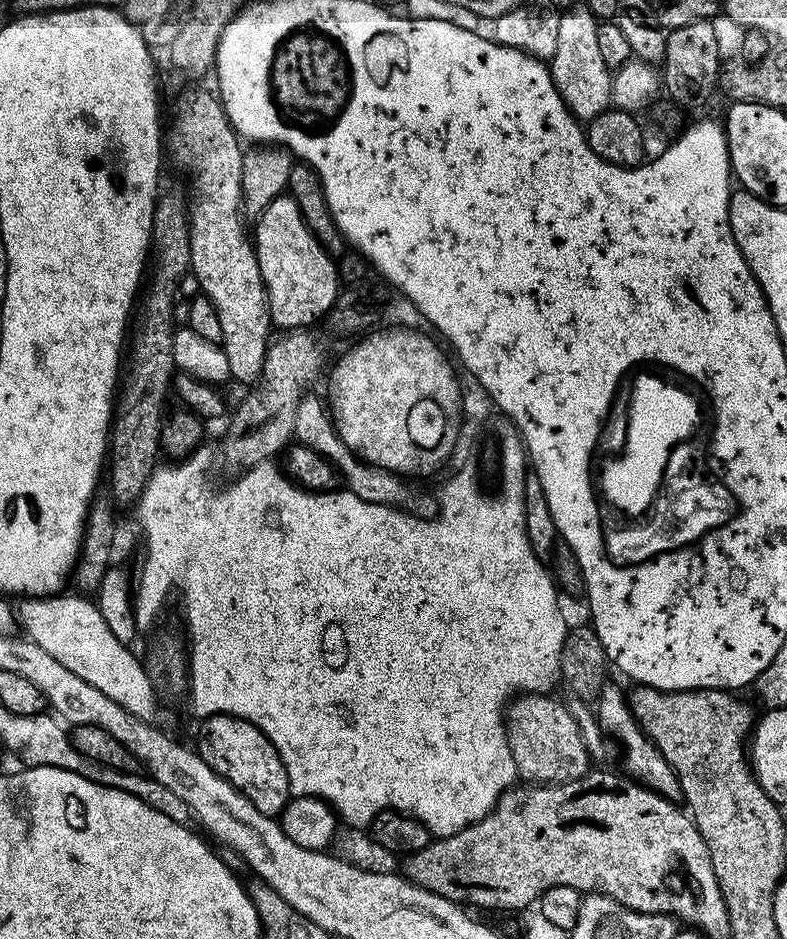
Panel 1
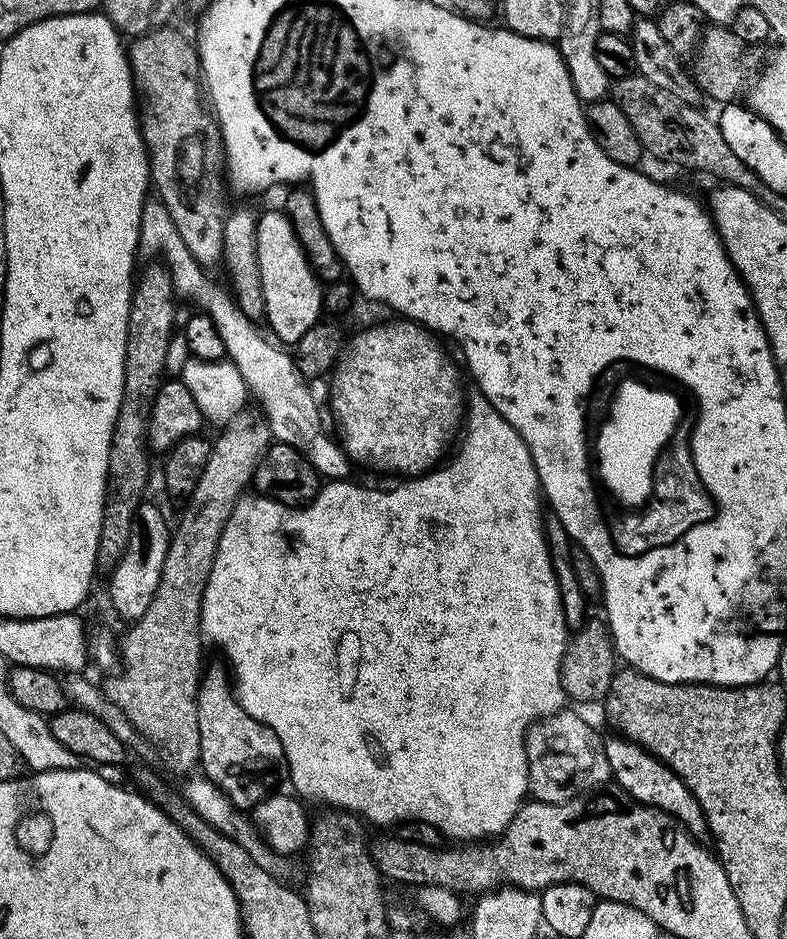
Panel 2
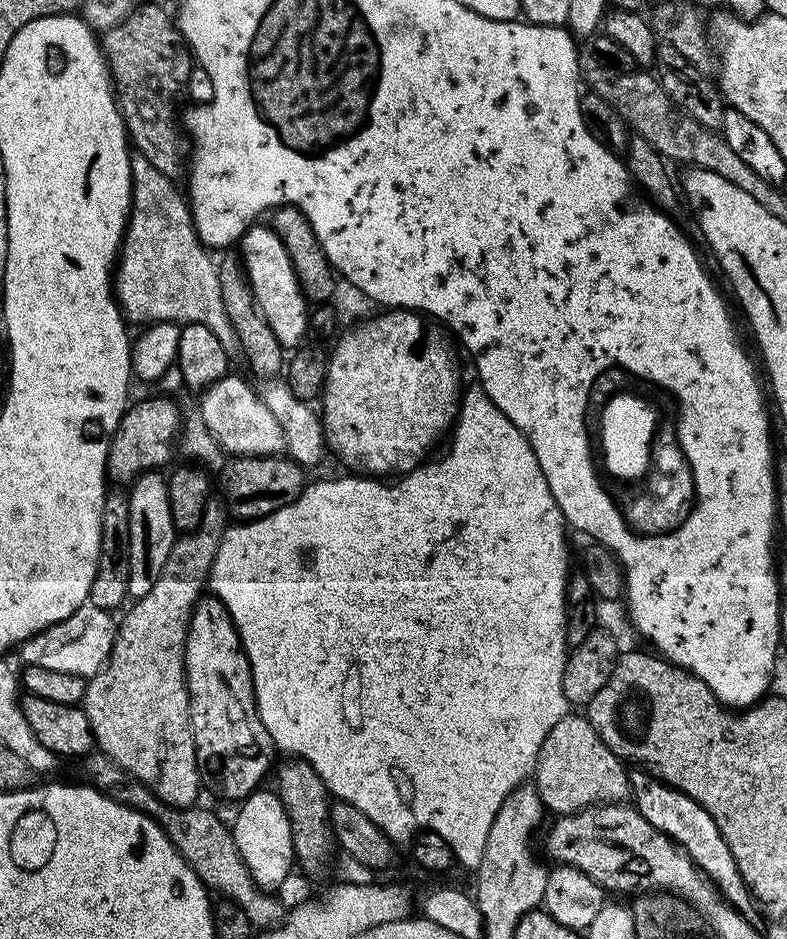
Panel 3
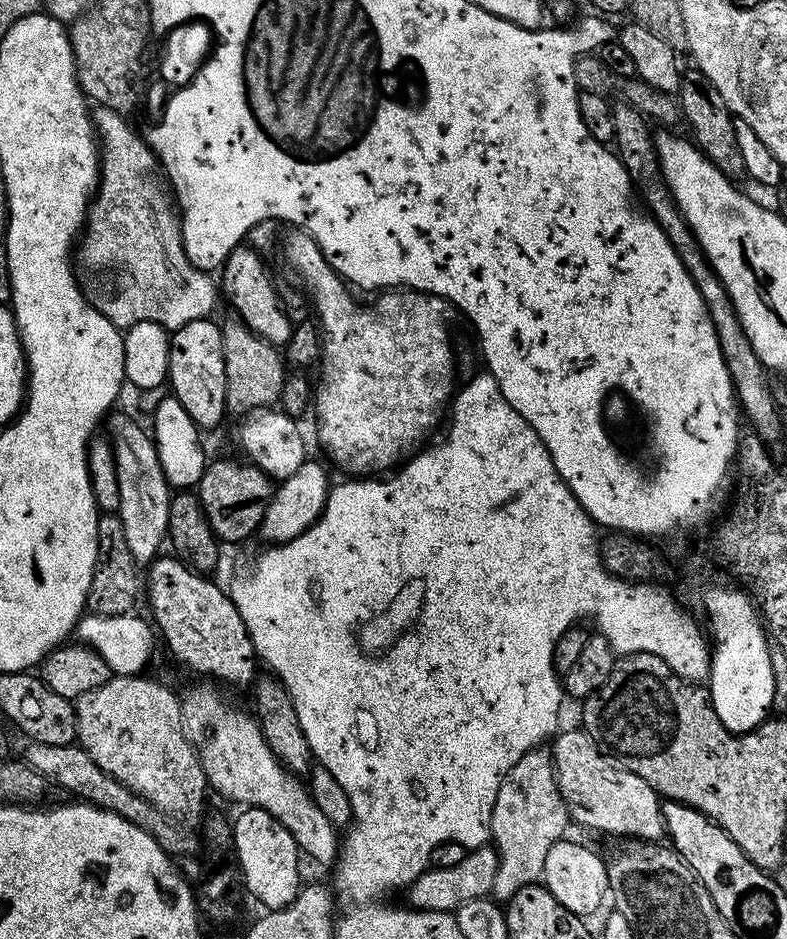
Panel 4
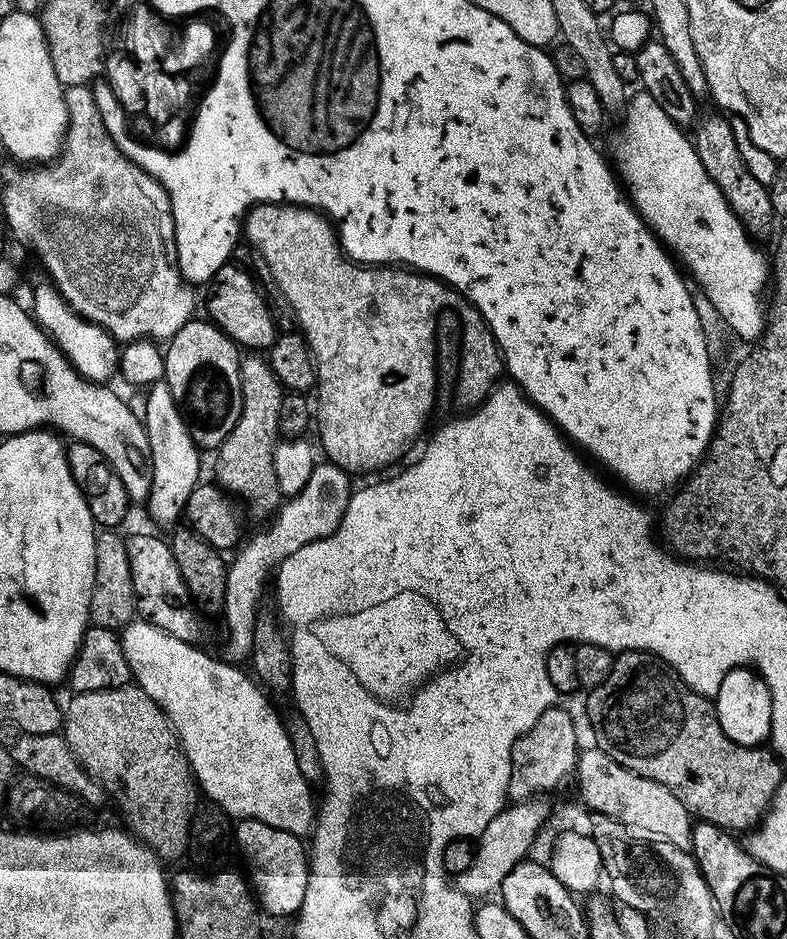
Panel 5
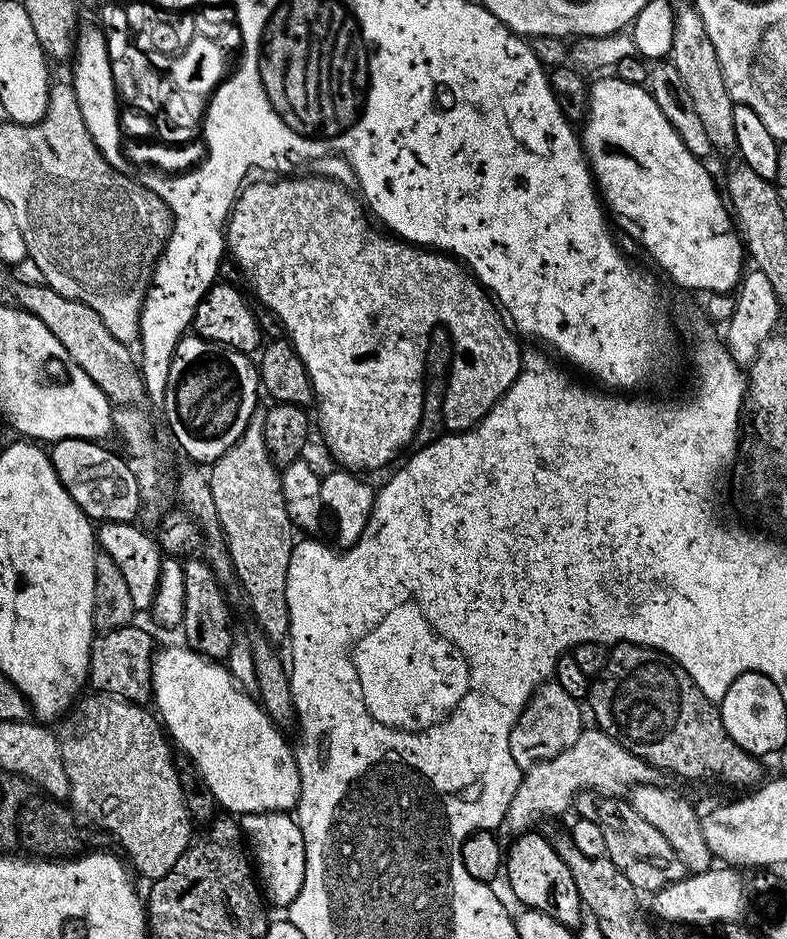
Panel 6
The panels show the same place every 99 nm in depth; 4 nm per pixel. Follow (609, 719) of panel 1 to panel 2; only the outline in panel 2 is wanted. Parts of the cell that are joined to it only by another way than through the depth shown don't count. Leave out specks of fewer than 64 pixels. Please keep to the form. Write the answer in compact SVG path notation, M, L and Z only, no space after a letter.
M619 734L609 735L604 742L606 758L610 758L610 770L612 780L626 794L634 797L639 804L645 804L651 808L662 810L676 819L680 825L697 838L709 835L708 823L702 814L702 806L698 806L698 798L690 794L690 790L657 756L651 756L642 746L625 740Z

